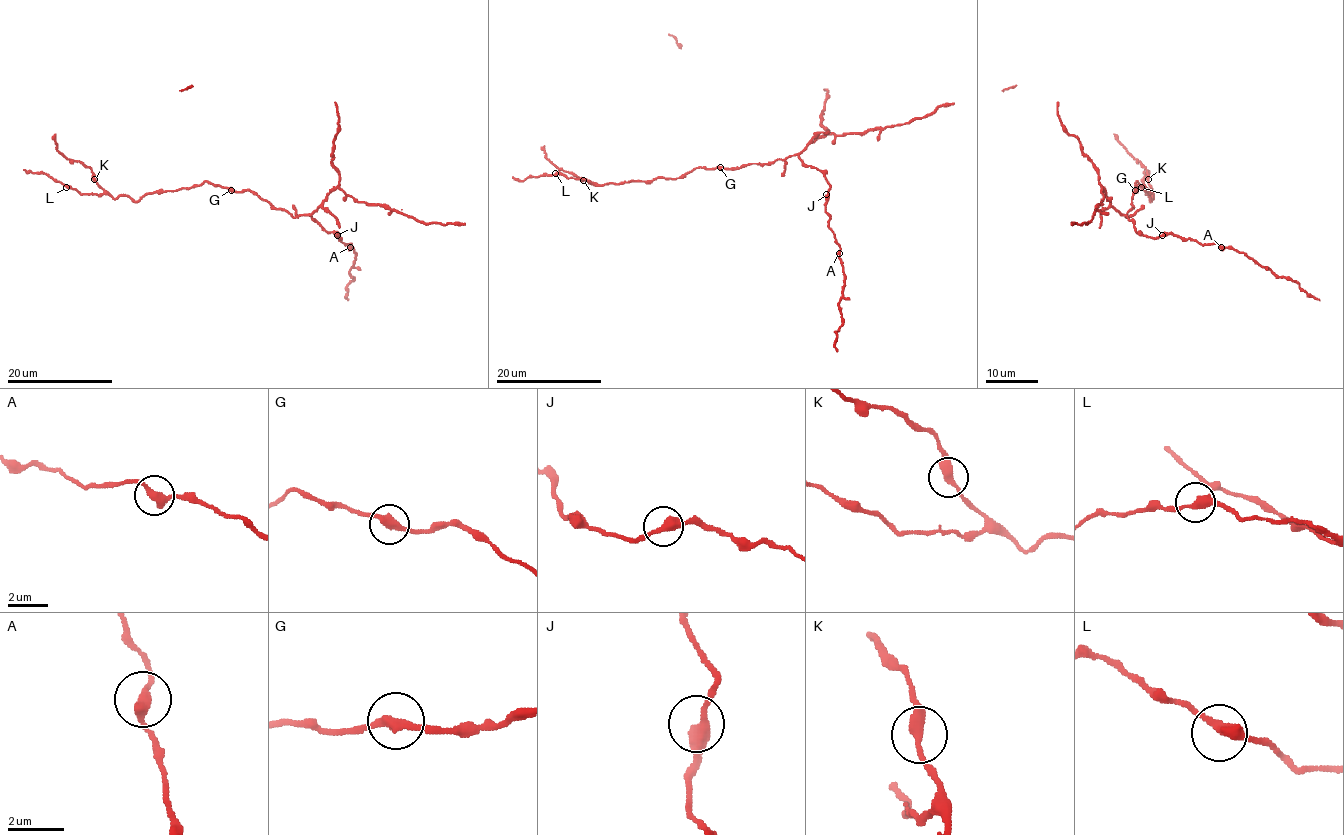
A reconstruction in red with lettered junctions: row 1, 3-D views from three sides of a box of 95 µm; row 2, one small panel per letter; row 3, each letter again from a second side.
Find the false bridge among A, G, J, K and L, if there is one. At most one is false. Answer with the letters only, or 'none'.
A

